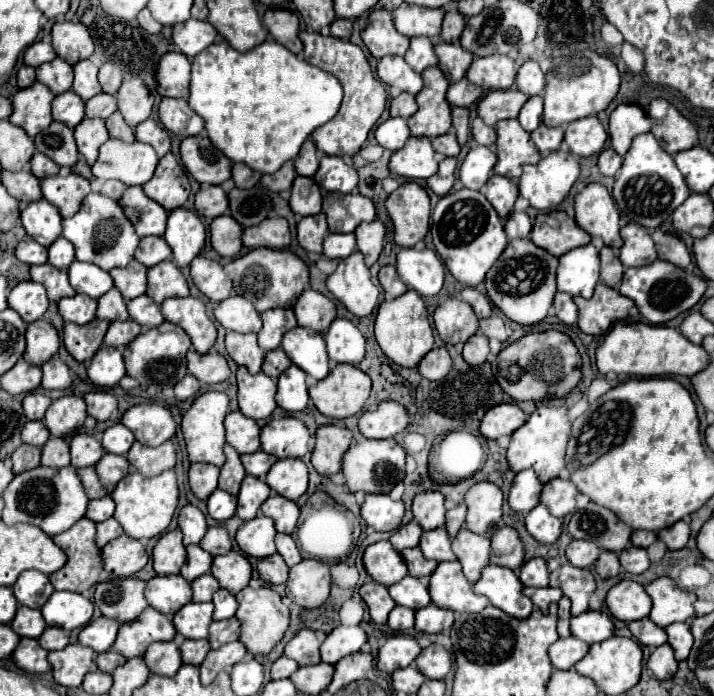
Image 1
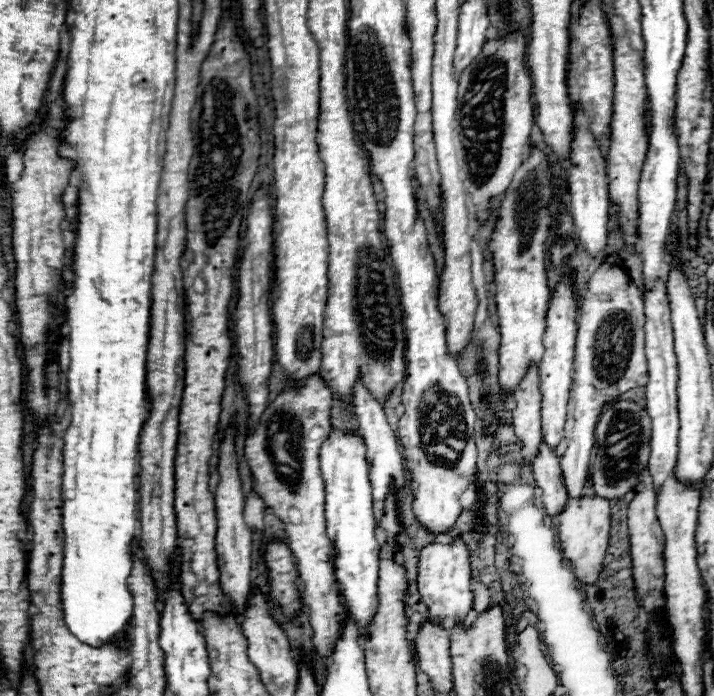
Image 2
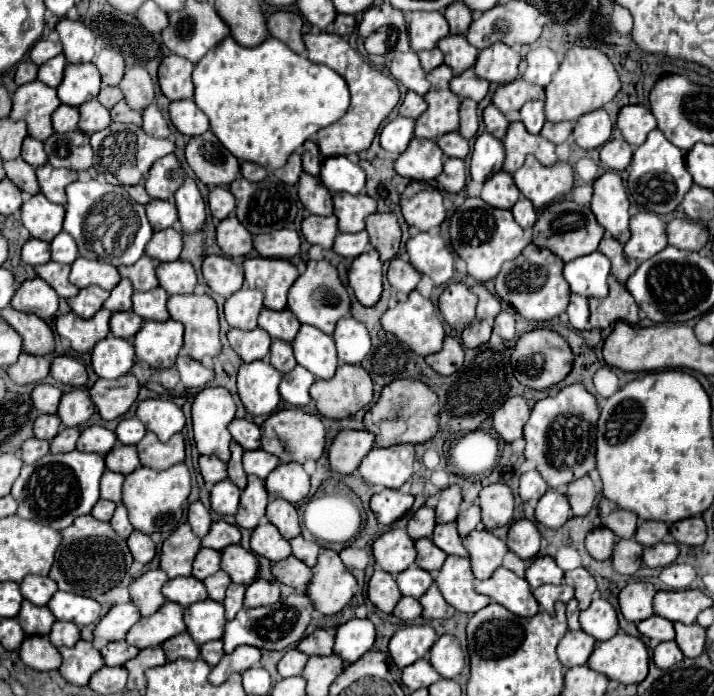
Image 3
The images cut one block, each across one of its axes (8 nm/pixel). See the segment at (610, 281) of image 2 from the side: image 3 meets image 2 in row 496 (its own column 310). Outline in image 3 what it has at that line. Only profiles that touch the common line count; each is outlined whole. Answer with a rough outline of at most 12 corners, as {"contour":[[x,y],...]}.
{"contour":[[298,558],[272,564],[270,572],[280,584],[306,586],[310,568]]}

